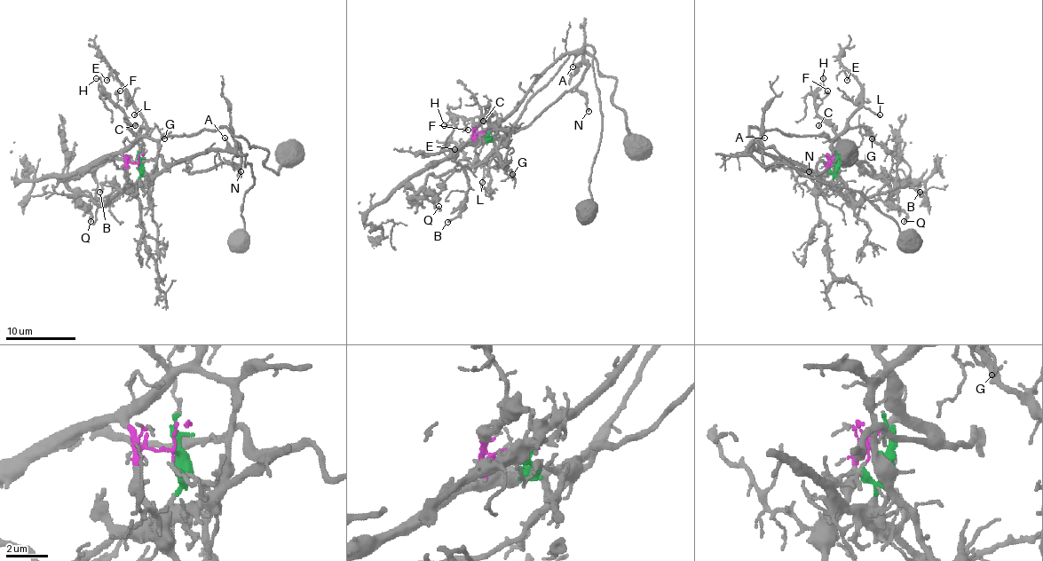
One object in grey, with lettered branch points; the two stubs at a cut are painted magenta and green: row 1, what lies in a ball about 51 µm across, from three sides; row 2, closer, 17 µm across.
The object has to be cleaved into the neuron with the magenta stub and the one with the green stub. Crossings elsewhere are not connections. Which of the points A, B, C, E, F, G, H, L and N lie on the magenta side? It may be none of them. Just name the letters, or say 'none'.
C, E, F, G, H, L

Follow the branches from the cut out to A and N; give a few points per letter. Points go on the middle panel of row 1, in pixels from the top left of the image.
A: (485, 133), (491, 137), (489, 133), (558, 59), (572, 53), (572, 66)
N: (485, 133), (491, 137), (540, 78), (567, 53), (583, 51), (586, 59), (578, 89), (588, 111)

